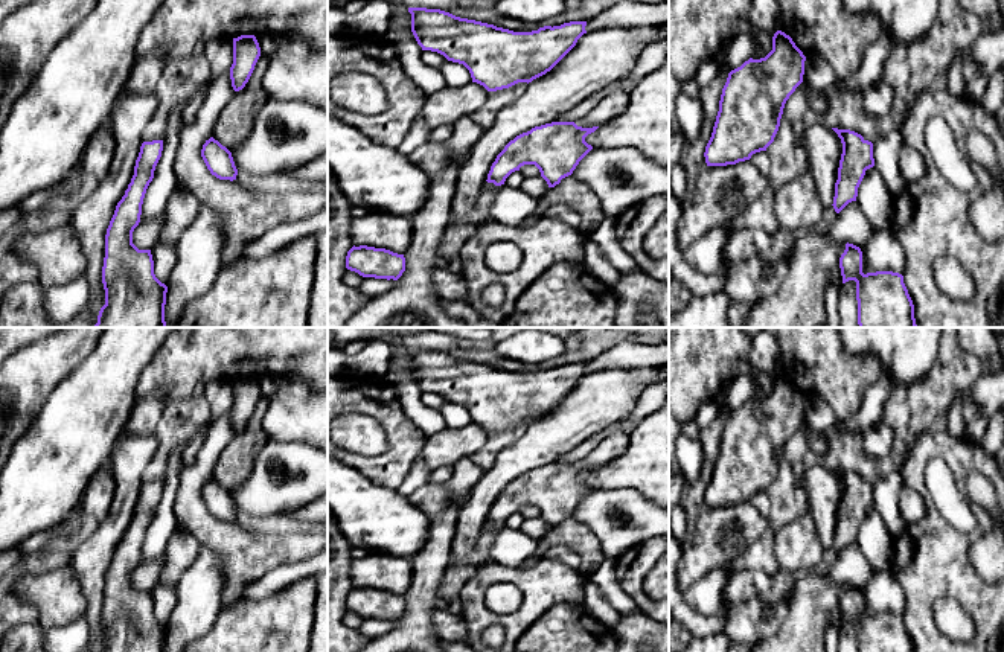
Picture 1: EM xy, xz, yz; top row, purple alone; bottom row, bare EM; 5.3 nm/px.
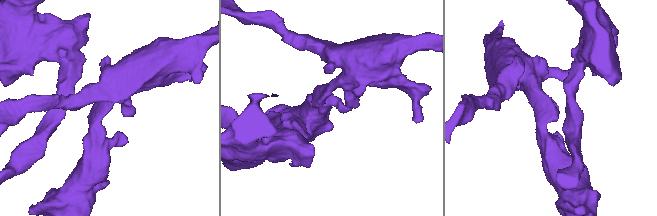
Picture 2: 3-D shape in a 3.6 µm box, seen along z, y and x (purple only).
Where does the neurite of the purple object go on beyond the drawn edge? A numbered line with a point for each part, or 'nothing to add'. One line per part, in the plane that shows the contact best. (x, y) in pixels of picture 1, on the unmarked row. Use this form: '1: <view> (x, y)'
nothing to add

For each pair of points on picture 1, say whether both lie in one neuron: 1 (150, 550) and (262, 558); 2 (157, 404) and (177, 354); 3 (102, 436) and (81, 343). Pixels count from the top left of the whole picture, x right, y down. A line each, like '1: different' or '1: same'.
1: different
2: different
3: different

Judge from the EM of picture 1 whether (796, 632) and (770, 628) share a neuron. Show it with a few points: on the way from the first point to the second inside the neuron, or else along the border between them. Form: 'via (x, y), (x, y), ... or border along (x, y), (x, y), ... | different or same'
border along (786, 599), (782, 626), (773, 634), (760, 636) | different

